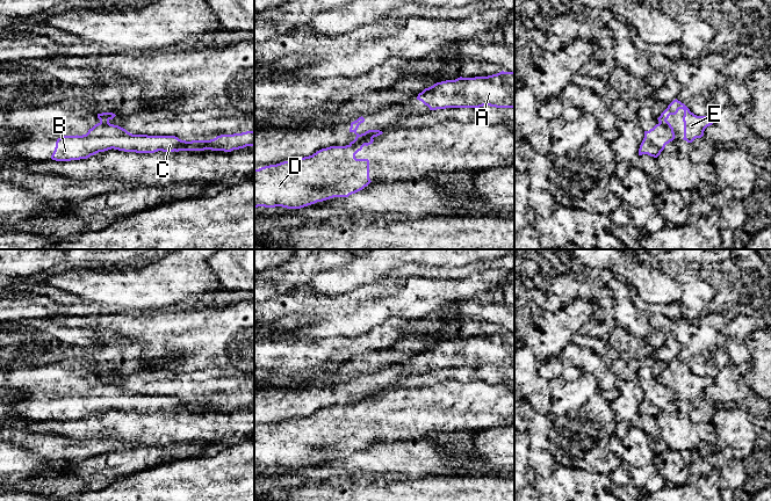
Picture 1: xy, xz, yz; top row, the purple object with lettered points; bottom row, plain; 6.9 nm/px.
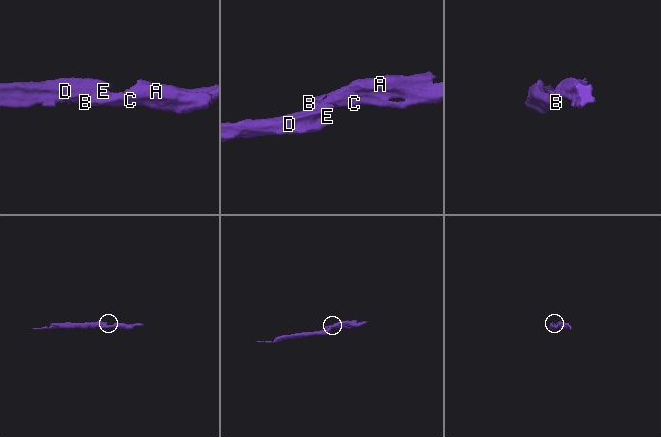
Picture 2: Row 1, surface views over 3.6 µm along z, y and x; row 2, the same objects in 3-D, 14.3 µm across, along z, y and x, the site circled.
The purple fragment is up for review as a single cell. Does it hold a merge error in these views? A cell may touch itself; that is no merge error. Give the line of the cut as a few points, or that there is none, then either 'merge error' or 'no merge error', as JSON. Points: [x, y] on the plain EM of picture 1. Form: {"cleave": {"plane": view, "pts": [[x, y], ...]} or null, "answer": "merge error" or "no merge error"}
{"cleave": {"plane": "xz", "pts": [[372, 398], [365, 398], [350, 404]]}, "answer": "merge error"}

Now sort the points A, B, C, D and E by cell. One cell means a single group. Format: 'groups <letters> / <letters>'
groups A B C / D E

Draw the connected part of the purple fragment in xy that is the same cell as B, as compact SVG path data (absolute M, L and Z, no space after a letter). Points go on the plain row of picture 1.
M100 382L86 394L58 398L51 419L56 421L87 419L111 408L136 413L204 409L231 412L246 406L254 406L254 391L221 394L210 400L186 401L175 395L132 394L118 385Z

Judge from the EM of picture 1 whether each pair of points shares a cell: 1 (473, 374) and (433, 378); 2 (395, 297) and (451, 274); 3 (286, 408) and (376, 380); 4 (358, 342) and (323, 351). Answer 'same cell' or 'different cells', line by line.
1: same cell
2: different cells
3: same cell
4: same cell

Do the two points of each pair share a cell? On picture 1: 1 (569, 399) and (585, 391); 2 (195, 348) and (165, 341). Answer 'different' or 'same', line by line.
1: same
2: same

